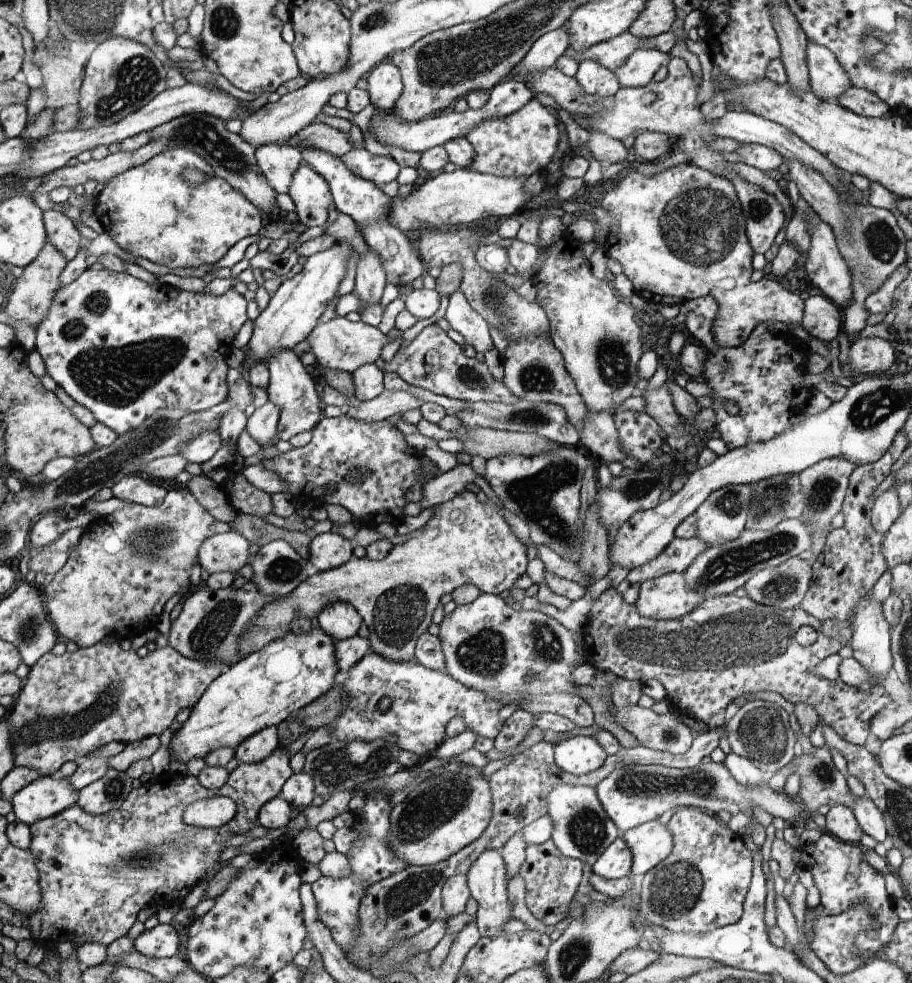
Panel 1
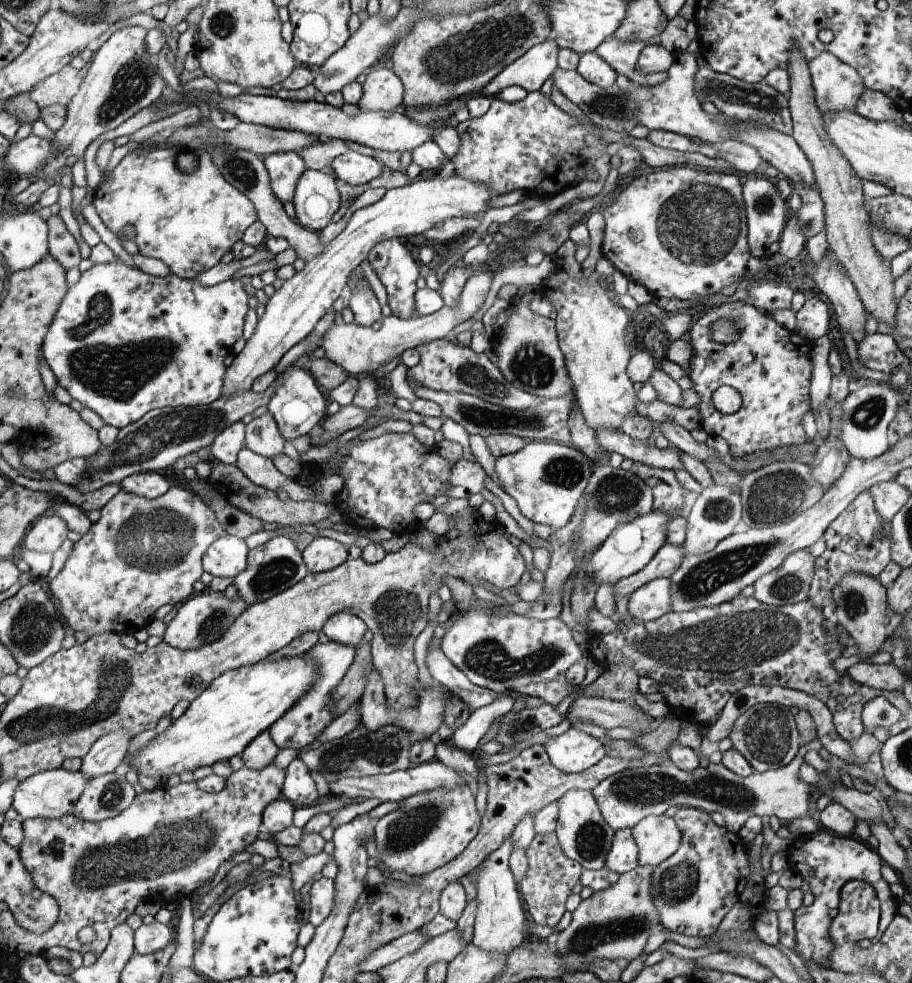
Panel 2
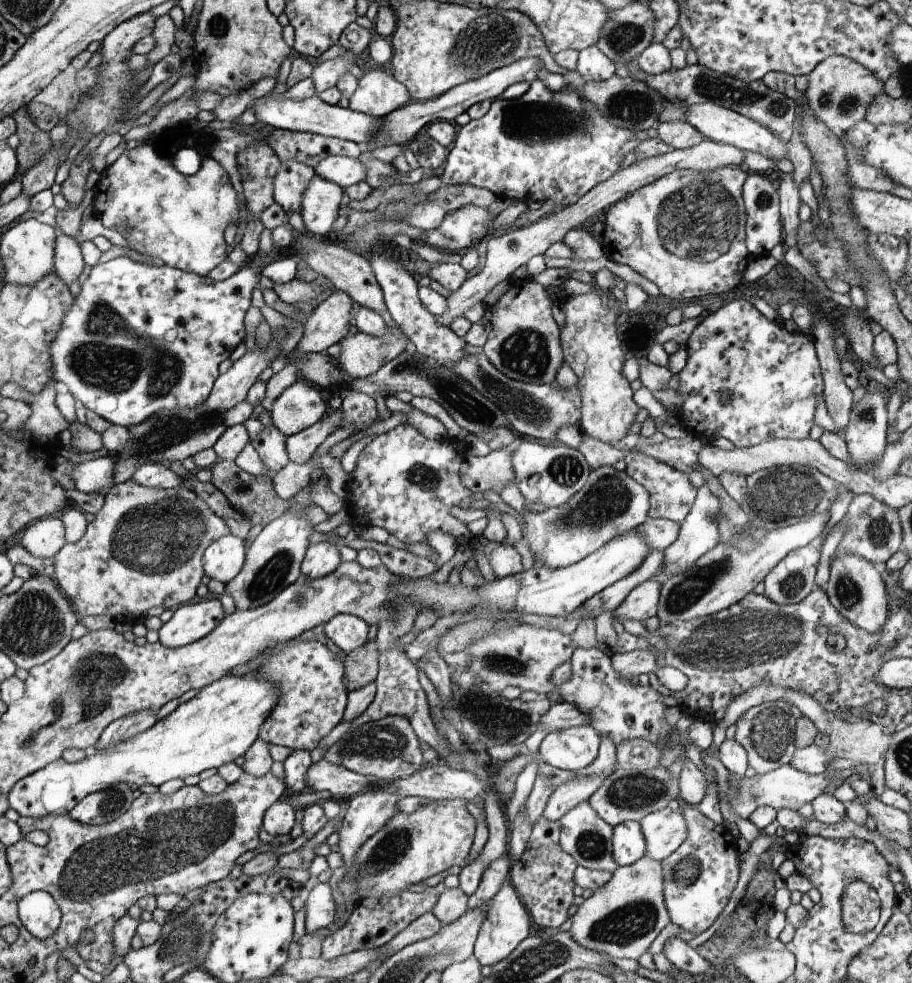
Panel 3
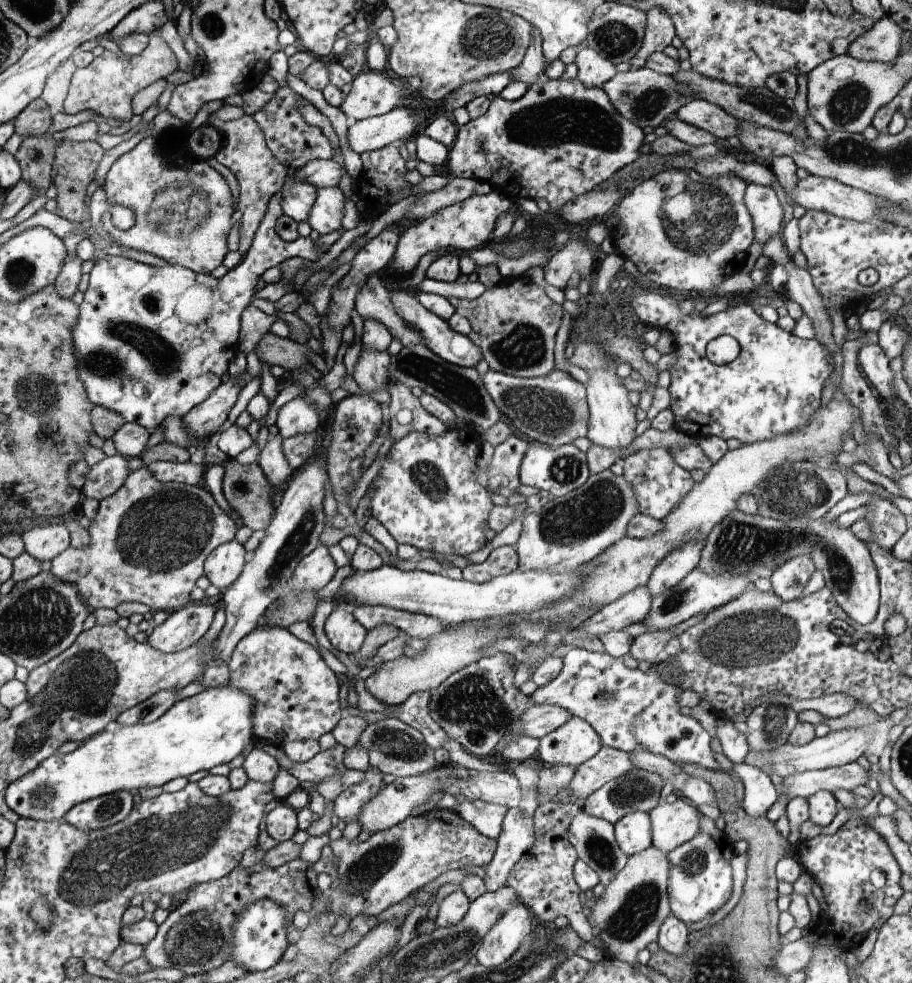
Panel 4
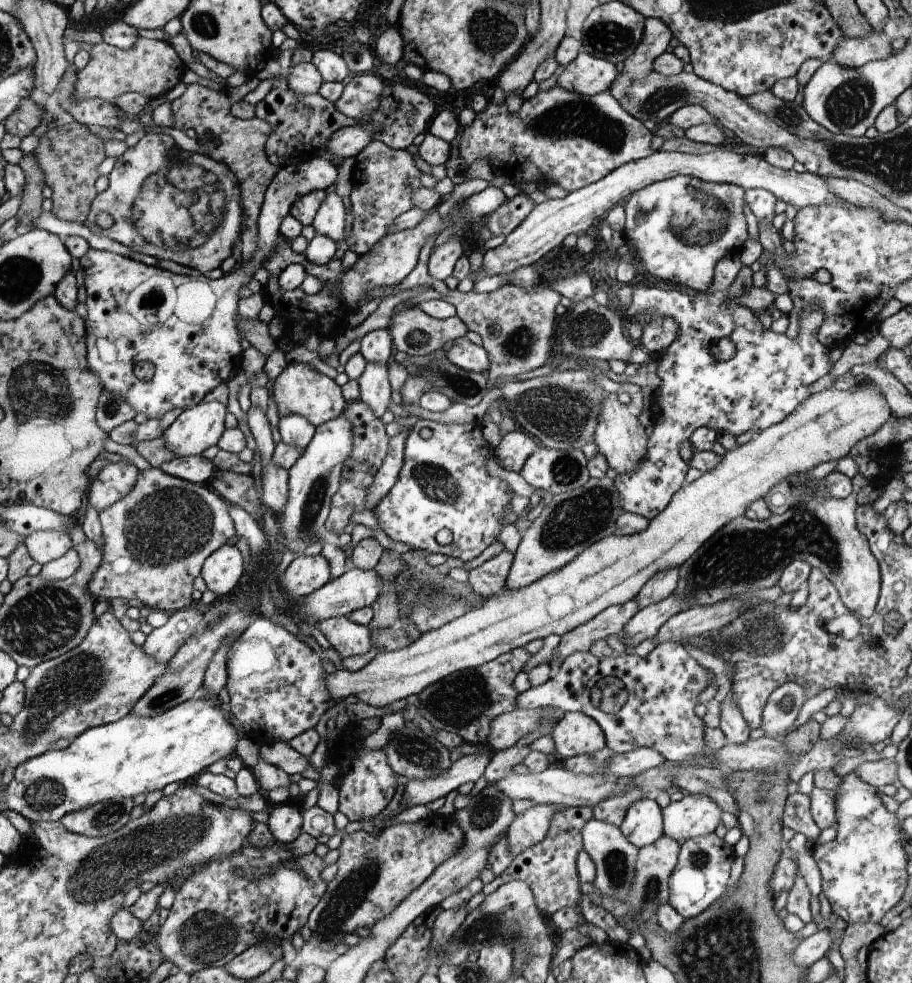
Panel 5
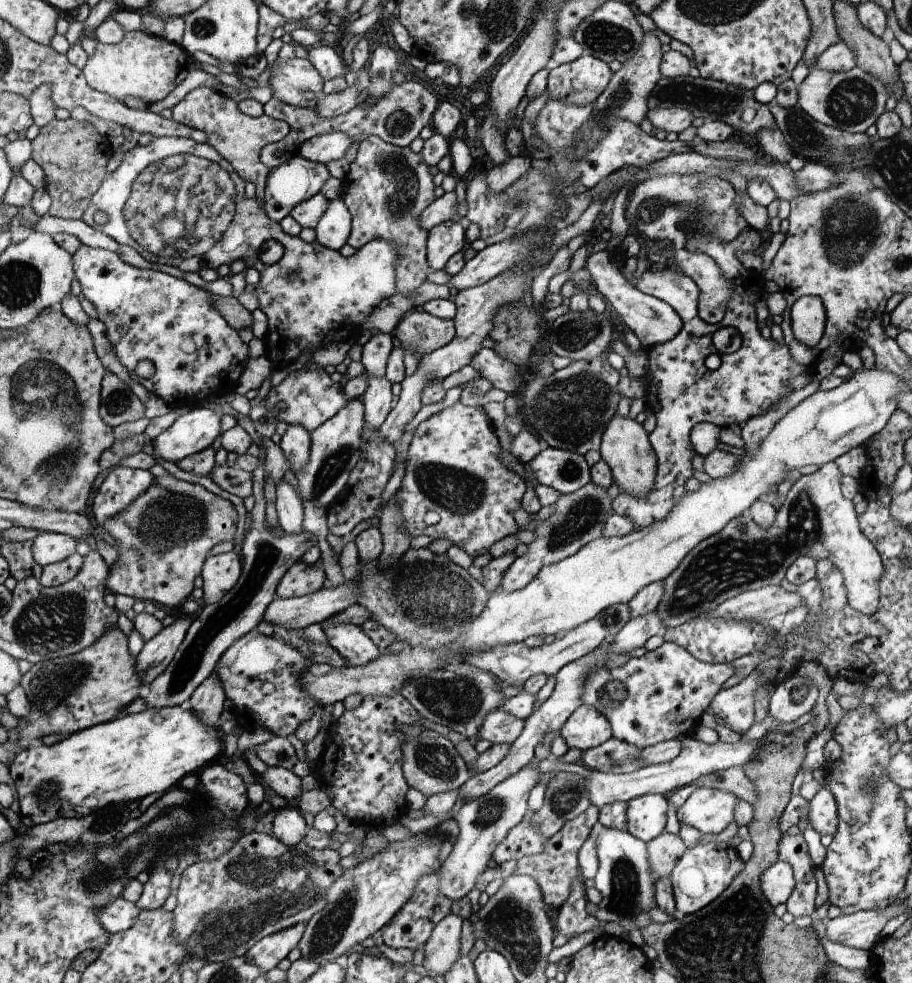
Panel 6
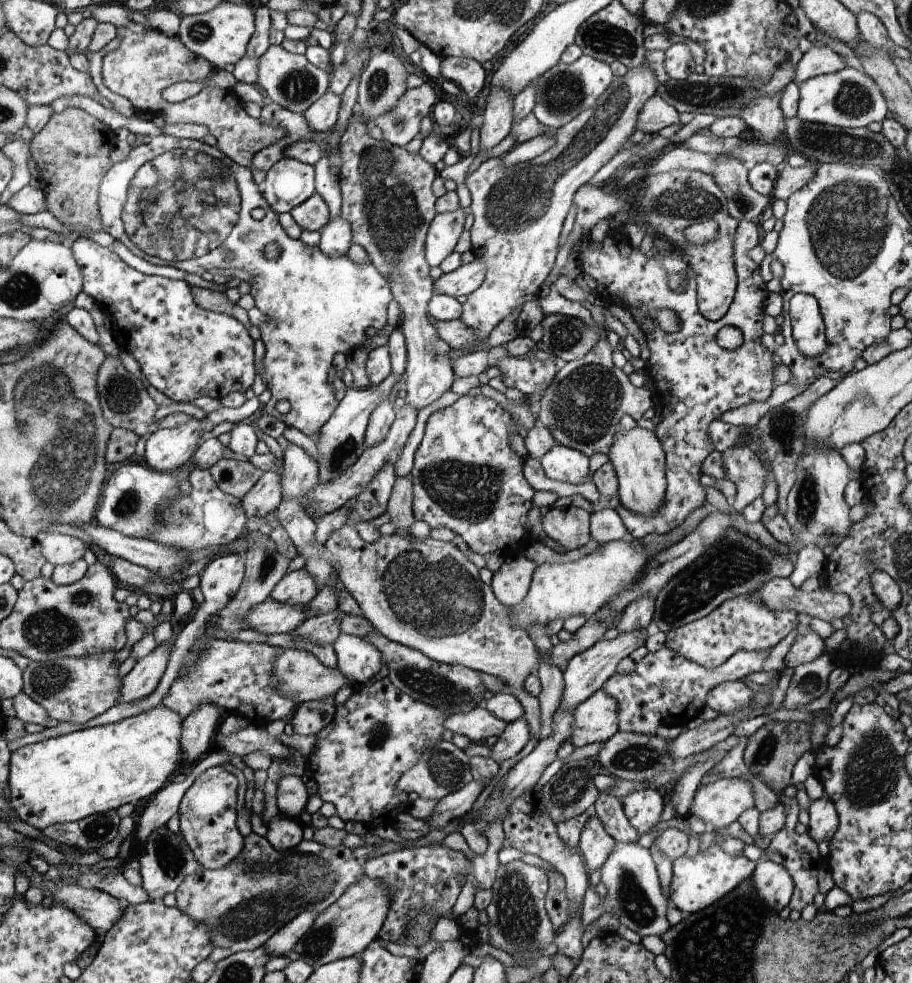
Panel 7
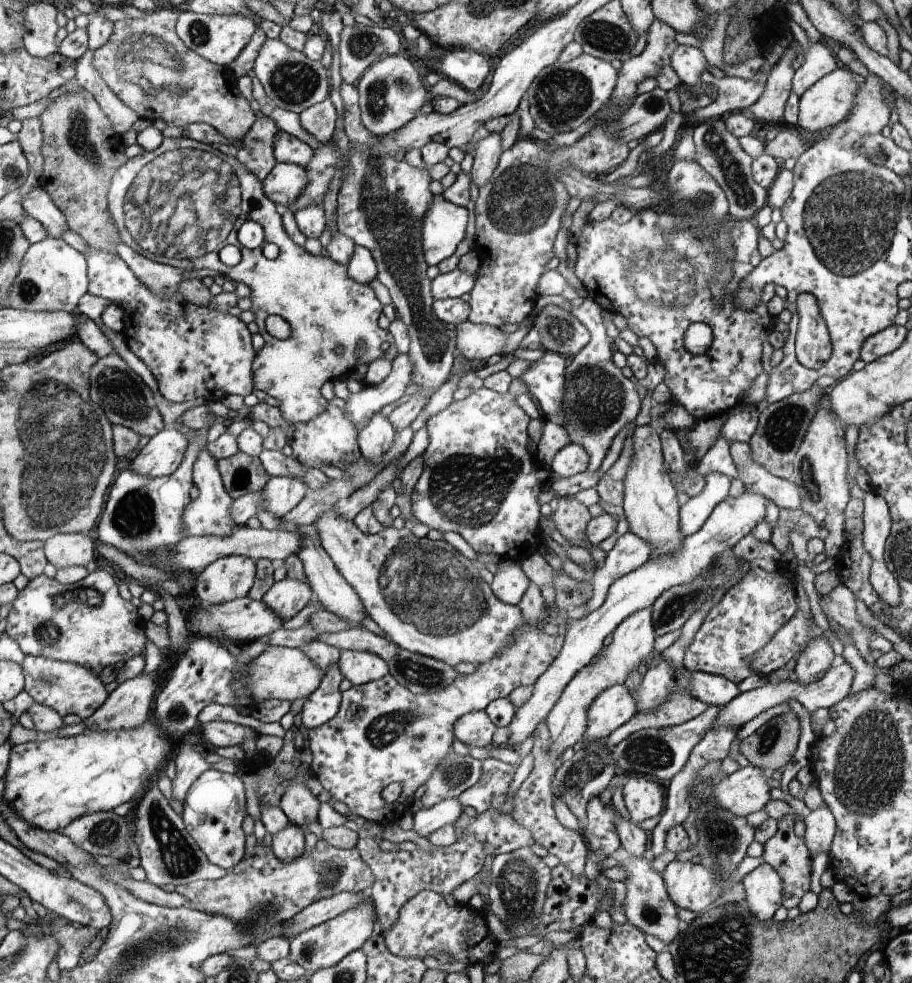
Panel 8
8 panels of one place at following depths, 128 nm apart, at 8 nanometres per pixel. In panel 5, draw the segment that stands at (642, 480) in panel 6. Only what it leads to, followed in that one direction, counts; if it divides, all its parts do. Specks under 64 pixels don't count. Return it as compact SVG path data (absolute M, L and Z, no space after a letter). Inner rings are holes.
M608 395L608 400L604 402L603 414L600 417L599 426L595 432L595 443L599 453L606 458L607 465L610 468L616 470L619 474L628 474L638 470L643 465L642 456L646 454L646 432L644 432L644 426L640 424L637 416L634 416L634 412L630 412L630 408L624 406L618 401L616 395Z

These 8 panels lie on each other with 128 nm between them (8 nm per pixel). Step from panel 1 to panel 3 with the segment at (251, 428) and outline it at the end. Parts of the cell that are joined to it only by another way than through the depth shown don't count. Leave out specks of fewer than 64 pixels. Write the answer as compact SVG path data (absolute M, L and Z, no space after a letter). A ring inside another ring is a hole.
M274 425L265 426L250 443L260 455L267 474L272 478L288 464L287 435Z

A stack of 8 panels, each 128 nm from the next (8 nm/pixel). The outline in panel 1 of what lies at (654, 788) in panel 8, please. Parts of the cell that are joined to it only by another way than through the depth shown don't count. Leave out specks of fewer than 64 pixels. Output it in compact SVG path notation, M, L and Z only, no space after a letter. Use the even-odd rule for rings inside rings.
M620 836L593 865L593 872L607 880L622 879L631 875L632 856L628 848Z

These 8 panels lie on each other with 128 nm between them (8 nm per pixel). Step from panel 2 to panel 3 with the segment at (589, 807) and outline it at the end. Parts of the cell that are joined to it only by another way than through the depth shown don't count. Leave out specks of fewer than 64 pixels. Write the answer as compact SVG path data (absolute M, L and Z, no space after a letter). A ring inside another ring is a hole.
M588 801L580 803L570 812L567 812L560 819L560 823L562 824L560 843L568 854L573 855L578 860L579 866L590 870L608 871L609 873L618 870L619 866L612 854L614 828L596 814L595 809Z

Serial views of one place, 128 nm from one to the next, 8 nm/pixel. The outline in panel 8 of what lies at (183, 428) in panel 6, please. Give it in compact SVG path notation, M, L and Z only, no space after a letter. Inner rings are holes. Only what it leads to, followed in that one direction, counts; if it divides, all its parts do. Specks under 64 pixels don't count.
M174 426L164 427L162 432L152 436L130 462L130 470L144 478L170 476L182 464L190 444L187 435Z

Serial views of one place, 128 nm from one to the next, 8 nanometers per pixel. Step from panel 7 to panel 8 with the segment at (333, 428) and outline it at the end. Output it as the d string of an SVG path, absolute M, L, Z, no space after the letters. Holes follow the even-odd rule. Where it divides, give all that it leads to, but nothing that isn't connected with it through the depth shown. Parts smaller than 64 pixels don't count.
M399 354L394 361L391 361L390 374L380 386L365 384L358 394L350 394L346 400L347 416L355 423L361 431L374 414L404 395L405 389L413 383L412 364L408 354Z

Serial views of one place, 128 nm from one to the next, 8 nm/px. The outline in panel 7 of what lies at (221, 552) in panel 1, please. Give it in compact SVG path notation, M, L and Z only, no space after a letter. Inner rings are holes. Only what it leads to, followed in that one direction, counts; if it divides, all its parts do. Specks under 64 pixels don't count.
M219 554L214 559L205 566L204 573L200 576L200 588L204 594L204 602L202 606L197 607L197 612L194 619L184 627L181 632L178 634L177 640L173 645L173 650L170 652L170 658L168 658L168 666L164 670L162 678L160 678L160 684L154 693L150 697L144 698L142 702L132 702L132 704L120 704L119 702L112 706L111 709L108 709L106 713L102 713L99 717L92 718L91 721L86 722L80 726L80 724L74 724L74 722L60 722L55 727L45 727L42 732L38 734L27 734L23 738L9 742L8 748L11 752L14 752L20 747L26 746L28 744L34 744L42 742L51 738L61 737L63 735L70 734L72 732L81 731L87 728L92 728L95 726L102 726L107 724L112 724L115 722L120 722L121 720L127 719L128 717L133 717L143 713L144 711L152 710L155 706L158 706L162 703L162 700L166 694L168 694L172 683L178 677L178 670L182 666L182 658L188 654L190 646L196 642L196 638L204 632L204 626L208 617L211 617L213 614L219 613L220 610L228 606L228 602L235 597L235 594L239 592L240 586L243 585L243 581L246 578L247 574L247 558L241 554Z

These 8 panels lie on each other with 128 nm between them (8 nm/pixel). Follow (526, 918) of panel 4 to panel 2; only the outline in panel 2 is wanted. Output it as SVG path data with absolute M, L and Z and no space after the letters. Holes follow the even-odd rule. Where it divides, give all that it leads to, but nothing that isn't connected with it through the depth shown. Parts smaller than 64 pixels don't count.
M510 834L504 838L500 848L491 852L474 870L471 870L470 878L476 882L476 890L478 890L478 912L476 912L471 942L482 952L506 954L524 943L526 914L520 902L520 892L512 878L513 872L508 868L508 858L511 858L512 850L512 834Z

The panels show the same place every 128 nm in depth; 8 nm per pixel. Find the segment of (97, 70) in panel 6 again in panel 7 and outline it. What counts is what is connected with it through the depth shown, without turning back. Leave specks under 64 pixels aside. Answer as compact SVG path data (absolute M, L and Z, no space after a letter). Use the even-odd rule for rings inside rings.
M130 21L126 26L121 26L117 29L118 38L116 42L110 45L112 46L110 50L104 51L105 55L101 68L104 86L114 92L114 94L120 94L120 96L126 97L139 115L147 117L162 115L166 124L194 123L207 126L210 133L216 138L218 148L223 151L230 160L234 160L236 164L246 166L246 168L252 172L254 182L262 186L266 172L256 170L256 168L252 166L252 156L254 156L258 150L262 150L262 148L270 146L274 144L274 142L278 142L280 138L284 136L284 128L276 129L260 122L260 120L252 120L252 118L244 112L244 108L242 108L242 104L240 104L242 100L236 96L236 92L234 92L233 89L224 90L224 88L216 88L216 86L204 86L196 96L191 96L182 102L169 103L162 98L164 88L168 88L168 86L178 81L202 82L205 77L216 68L208 62L206 58L202 58L200 55L196 56L195 51L188 50L187 45L178 40L178 36L166 36L164 32L152 28L148 23L141 24Z

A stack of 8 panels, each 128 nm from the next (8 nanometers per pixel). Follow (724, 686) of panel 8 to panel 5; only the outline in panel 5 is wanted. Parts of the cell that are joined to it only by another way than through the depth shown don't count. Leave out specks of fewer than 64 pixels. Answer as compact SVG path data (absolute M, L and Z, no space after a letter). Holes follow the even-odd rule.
M730 694L720 702L720 730L724 733L727 742L744 744L749 738L750 728L740 714L736 700Z

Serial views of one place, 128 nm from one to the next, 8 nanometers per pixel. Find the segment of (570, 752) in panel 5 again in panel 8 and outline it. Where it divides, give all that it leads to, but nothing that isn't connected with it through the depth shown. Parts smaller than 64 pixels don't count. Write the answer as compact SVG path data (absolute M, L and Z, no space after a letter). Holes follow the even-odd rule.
M616 684L604 690L596 698L588 713L588 728L582 741L573 746L575 751L597 739L604 739L614 733L638 712L638 703L624 684Z

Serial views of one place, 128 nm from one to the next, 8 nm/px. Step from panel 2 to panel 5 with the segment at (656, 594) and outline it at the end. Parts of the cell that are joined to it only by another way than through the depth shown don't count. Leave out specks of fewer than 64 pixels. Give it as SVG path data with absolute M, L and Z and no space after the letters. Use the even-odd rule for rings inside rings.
M635 598L621 605L609 606L602 613L592 618L591 621L563 634L554 654L561 660L566 660L577 652L589 652L596 641L623 632L624 626L628 624L628 621L639 609L639 602L636 602Z

